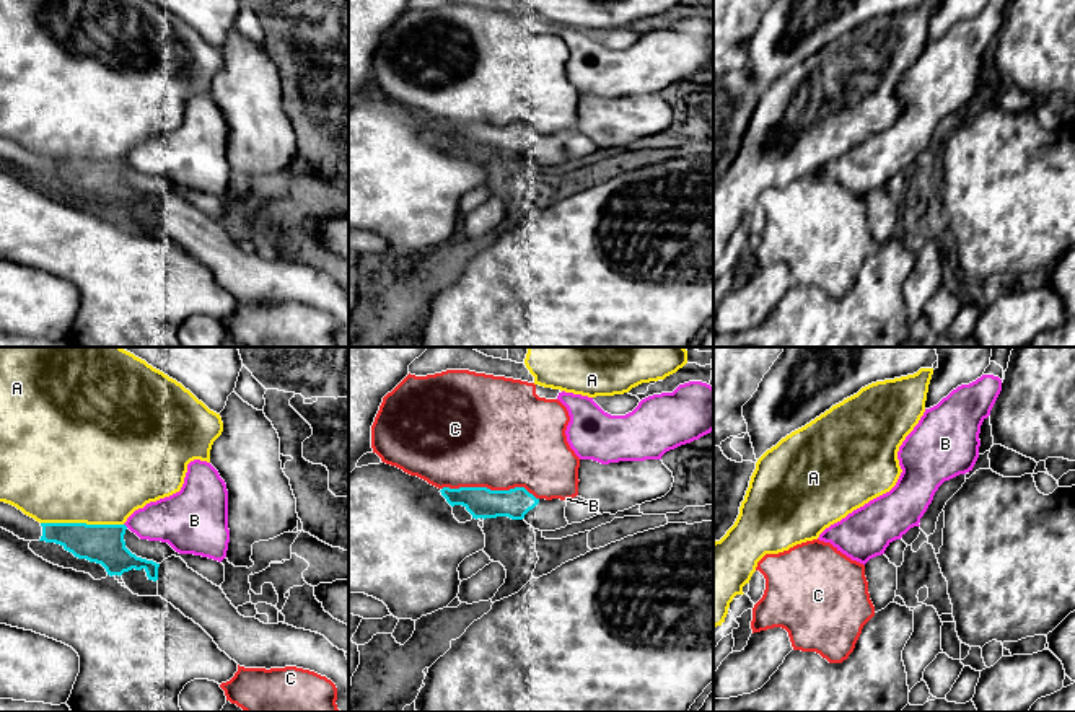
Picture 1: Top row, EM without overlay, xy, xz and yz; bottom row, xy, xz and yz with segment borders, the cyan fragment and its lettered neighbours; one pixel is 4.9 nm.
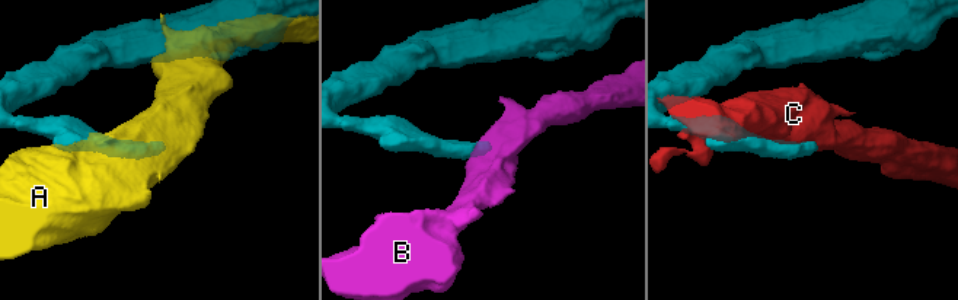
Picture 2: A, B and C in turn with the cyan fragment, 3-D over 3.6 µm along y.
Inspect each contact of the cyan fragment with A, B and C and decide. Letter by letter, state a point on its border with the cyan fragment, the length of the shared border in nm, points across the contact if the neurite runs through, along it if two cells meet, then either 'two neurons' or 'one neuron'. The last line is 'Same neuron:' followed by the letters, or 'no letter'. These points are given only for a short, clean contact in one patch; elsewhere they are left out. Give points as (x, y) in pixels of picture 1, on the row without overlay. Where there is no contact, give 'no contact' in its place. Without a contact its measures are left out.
A: xy (82, 158) | 400 nm | two neurons
B: no contact | two neurons
C: xz (489, 124) | 480 nm | two neurons
Same neuron: no letter

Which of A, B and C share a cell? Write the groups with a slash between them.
A / B / C

